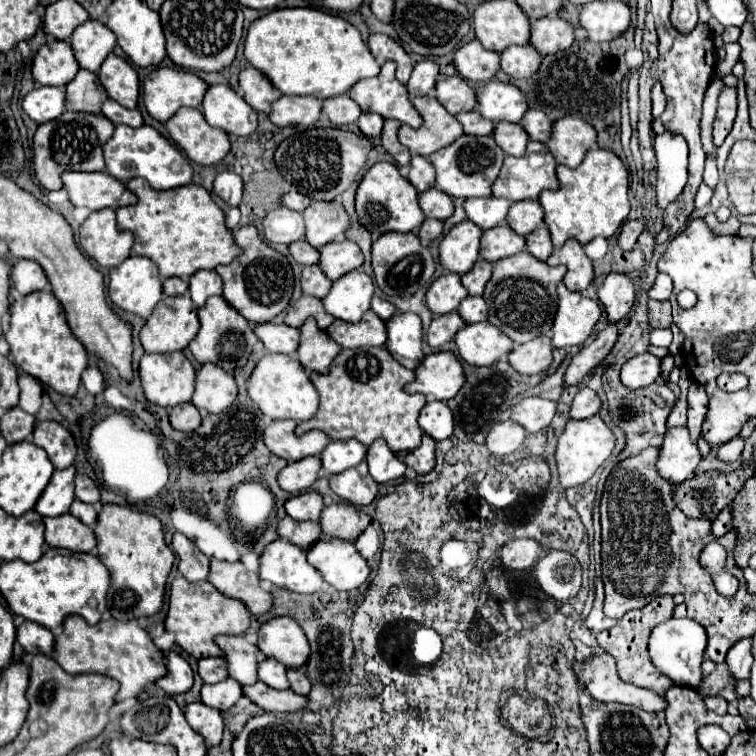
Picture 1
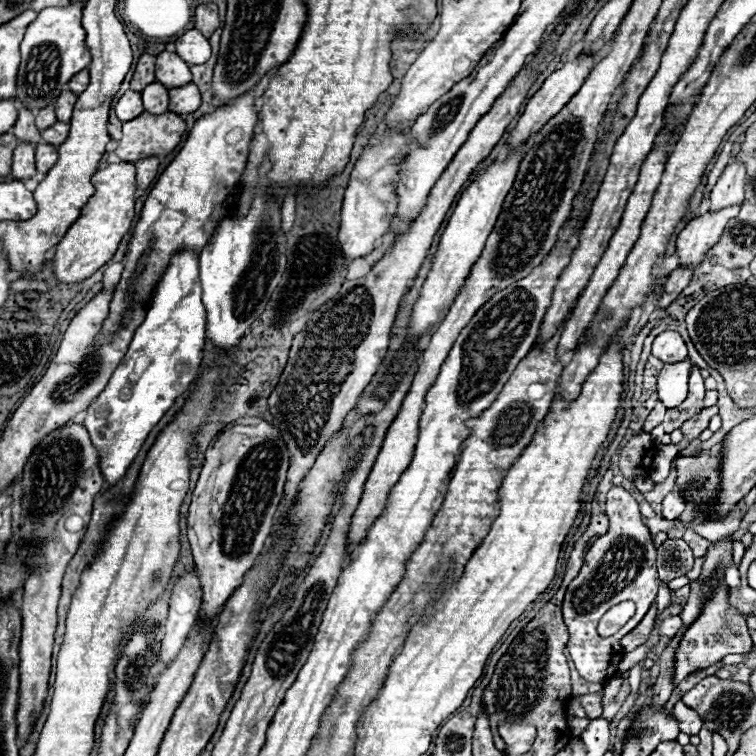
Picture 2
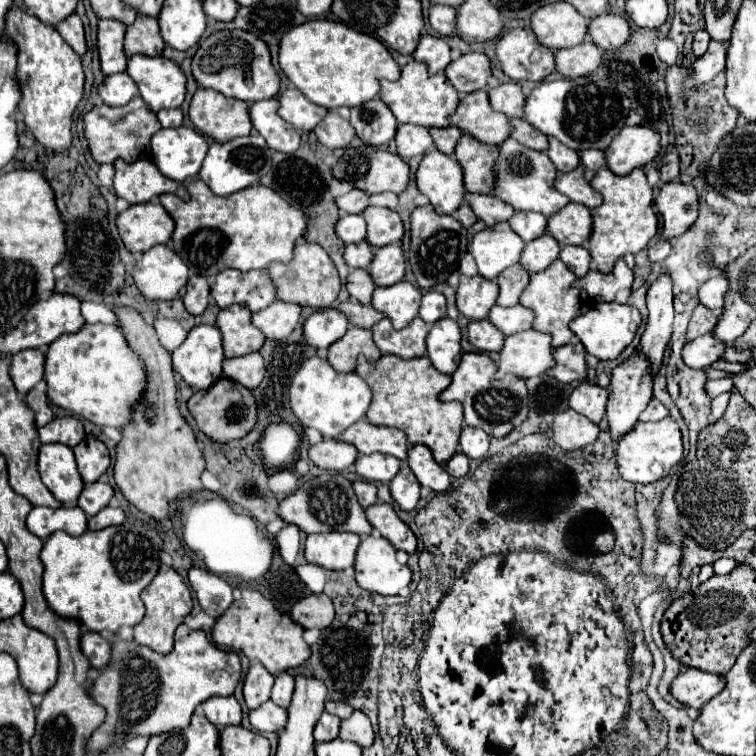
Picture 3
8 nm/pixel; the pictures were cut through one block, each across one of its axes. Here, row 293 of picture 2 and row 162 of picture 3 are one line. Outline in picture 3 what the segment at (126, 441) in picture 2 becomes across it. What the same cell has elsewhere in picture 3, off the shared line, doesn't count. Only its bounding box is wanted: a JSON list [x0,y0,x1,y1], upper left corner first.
[152,126,208,182]

